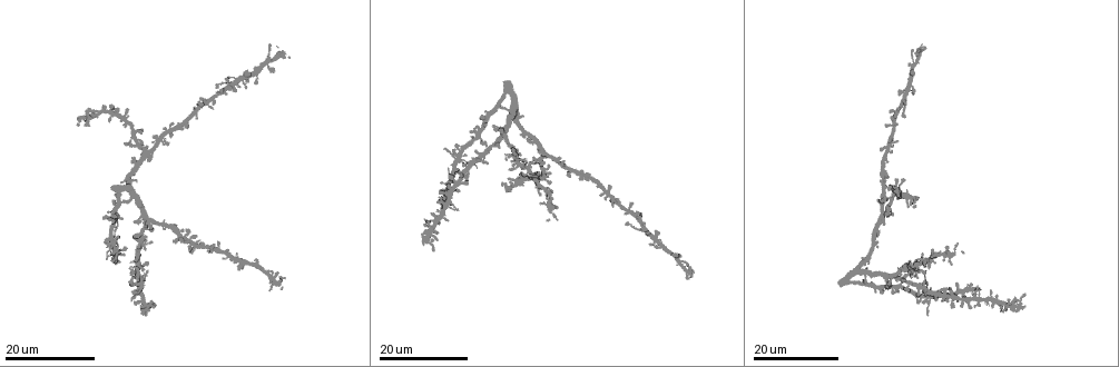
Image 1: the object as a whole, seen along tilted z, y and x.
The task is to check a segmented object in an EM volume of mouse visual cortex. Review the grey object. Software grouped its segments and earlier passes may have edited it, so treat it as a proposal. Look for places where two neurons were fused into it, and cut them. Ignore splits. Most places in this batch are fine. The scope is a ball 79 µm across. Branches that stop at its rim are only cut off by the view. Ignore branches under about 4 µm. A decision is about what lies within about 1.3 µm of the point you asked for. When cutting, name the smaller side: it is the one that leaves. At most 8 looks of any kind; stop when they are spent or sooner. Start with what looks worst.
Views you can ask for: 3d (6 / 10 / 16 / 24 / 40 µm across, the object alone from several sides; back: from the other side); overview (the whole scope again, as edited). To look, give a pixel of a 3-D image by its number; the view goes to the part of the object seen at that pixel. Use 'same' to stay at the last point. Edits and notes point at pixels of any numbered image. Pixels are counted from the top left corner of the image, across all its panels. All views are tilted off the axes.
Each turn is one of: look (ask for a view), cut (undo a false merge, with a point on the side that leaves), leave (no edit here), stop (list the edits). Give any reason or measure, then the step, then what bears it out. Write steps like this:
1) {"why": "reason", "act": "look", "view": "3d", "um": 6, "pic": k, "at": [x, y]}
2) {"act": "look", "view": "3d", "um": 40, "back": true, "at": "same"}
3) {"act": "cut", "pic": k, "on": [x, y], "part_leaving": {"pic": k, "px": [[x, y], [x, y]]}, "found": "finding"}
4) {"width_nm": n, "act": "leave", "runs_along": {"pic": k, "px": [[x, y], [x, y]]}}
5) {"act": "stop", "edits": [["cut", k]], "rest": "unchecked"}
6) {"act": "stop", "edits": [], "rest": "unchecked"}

{"why": "three arms meet", "act": "look", "view": "3d", "um": 24, "pic": 1, "at": [641, 229]}

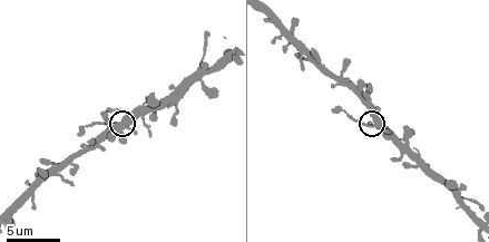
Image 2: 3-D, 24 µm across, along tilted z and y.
{"act": "look", "view": "3d", "um": 6, "pic": 2, "at": [372, 127]}

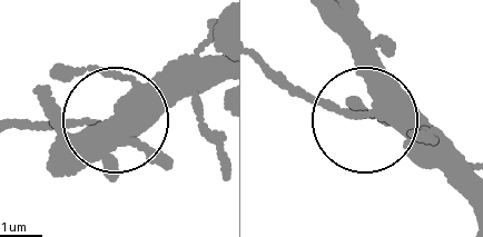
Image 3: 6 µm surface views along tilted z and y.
{"arms": 3, "act": "leave", "found": "continuous, no second neuron"}

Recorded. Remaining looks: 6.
{"why": "four arms meet", "act": "look", "view": "3d", "um": 24, "pic": 1, "at": [119, 202]}

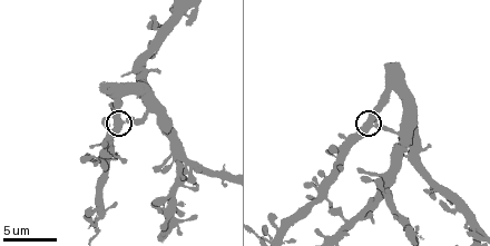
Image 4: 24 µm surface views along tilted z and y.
{"why": "zoom in", "act": "look", "view": "3d", "um": 6, "pic": 4, "at": [367, 121]}

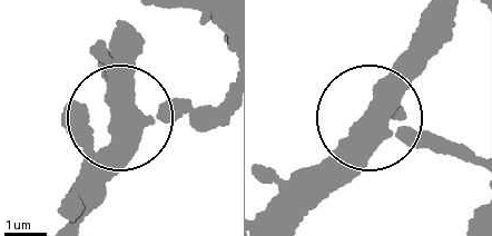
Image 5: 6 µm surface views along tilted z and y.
{"width_nm": 390, "act": "leave", "found": "one neuron here"}

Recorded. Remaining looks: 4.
{"why": "four arms meet", "act": "look", "view": "3d", "um": 6, "pic": 4, "at": [179, 159]}

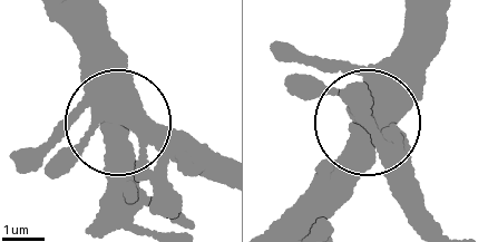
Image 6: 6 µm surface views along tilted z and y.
{"why": "from behind", "act": "look", "view": "3d", "um": 6, "back": true, "pic": 6, "at": [119, 120]}

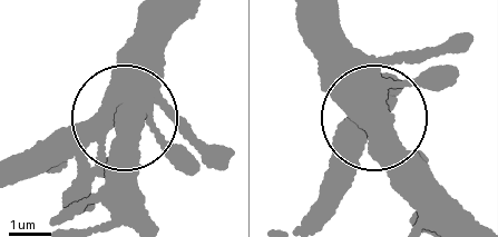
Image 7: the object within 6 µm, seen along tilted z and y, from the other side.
{"width_nm": 520, "act": "leave", "found": "one neuron here"}

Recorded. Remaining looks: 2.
{"why": "sudden change in width", "act": "look", "view": "3d", "um": 16, "pic": 1, "at": [84, 120]}

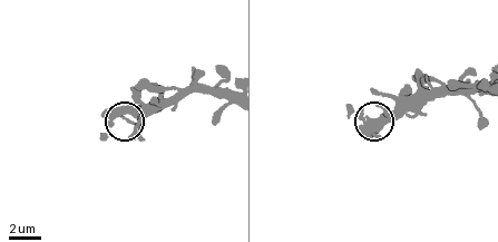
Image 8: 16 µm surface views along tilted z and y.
{"act": "look", "view": "3d", "um": 10, "pic": 8, "at": [120, 113]}

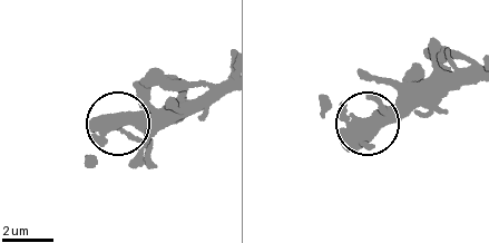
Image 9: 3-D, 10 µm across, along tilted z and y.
{"act": "leave", "runs_along": {"pic": 9, "px": [[224, 93], [120, 125]]}, "found": "all the same neuron"}

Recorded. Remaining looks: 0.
{"act": "stop", "edits": [], "rest": "unchecked"}

